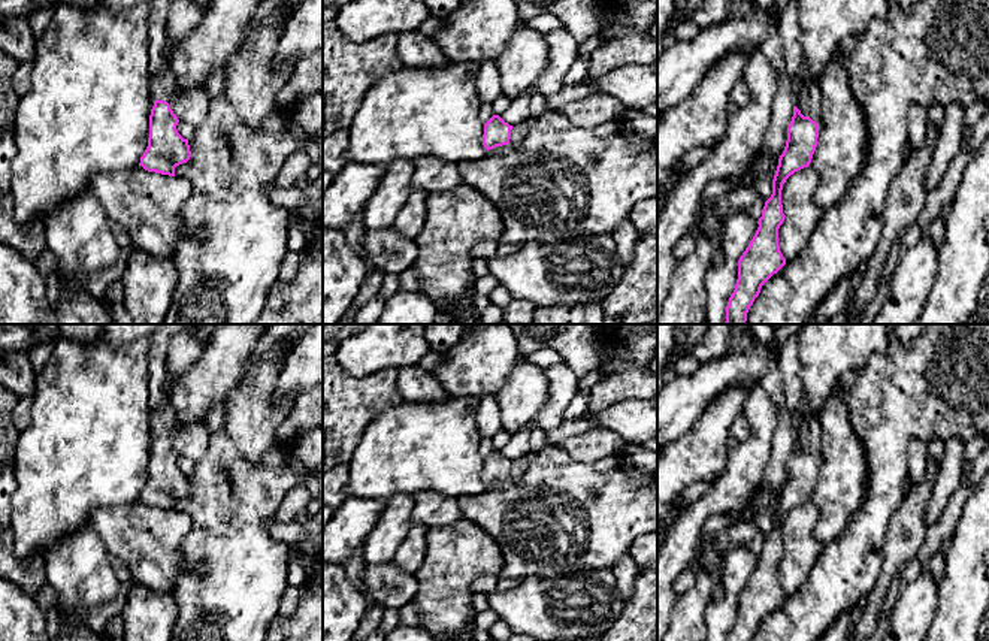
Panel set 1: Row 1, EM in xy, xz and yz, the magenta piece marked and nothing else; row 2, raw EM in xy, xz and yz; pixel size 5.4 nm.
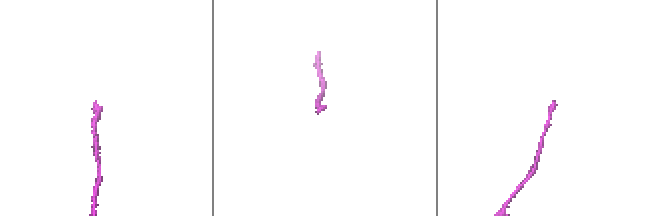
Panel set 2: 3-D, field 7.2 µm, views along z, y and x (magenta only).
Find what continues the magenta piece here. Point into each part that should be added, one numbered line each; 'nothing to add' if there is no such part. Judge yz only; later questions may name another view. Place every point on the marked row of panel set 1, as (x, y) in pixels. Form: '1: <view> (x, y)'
1: yz (803, 78)

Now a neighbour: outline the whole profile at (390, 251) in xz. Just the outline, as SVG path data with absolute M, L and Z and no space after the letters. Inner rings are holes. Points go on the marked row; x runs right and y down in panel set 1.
M396 229L365 230L363 248L373 266L384 273L402 273L412 267L418 256L414 239Z

